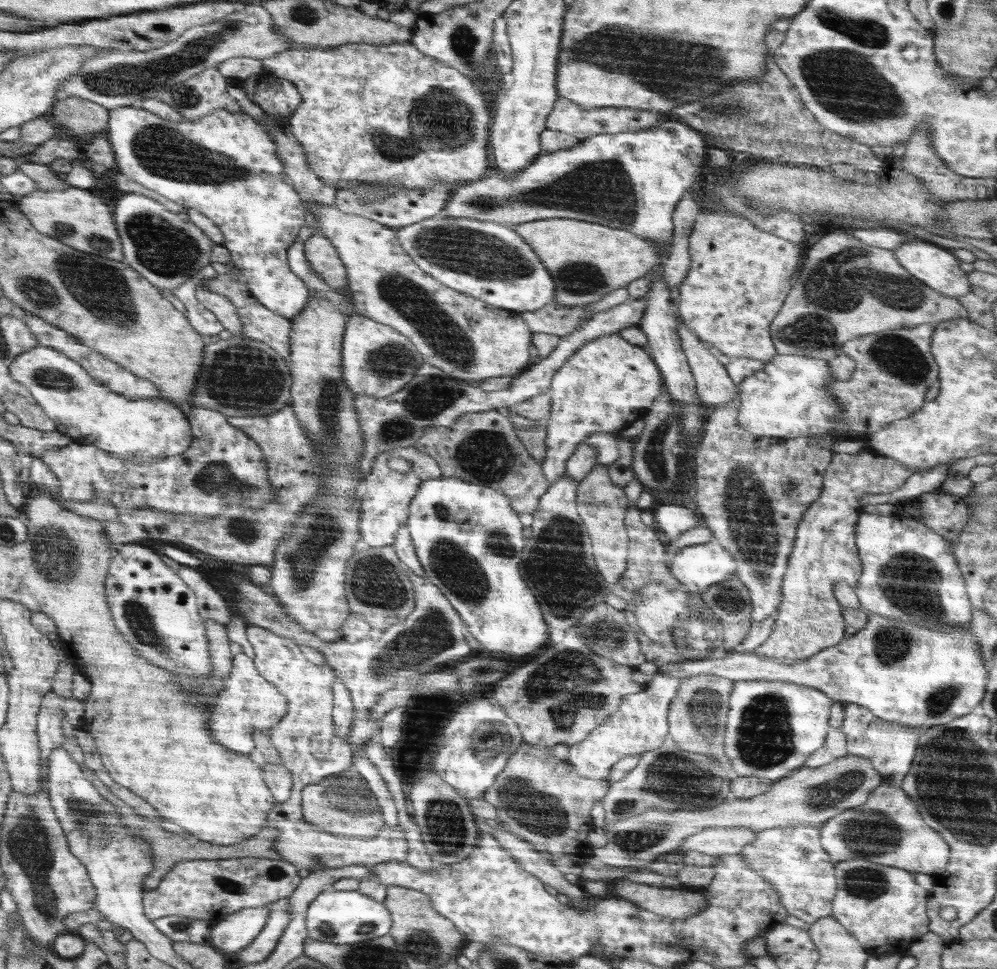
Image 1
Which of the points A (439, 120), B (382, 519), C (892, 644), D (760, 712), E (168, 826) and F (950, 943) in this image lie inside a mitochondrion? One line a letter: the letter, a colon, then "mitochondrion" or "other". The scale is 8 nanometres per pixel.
A: mitochondrion
B: other
C: mitochondrion
D: mitochondrion
E: other
F: other

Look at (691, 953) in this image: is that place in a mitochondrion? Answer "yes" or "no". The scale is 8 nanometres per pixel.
no

